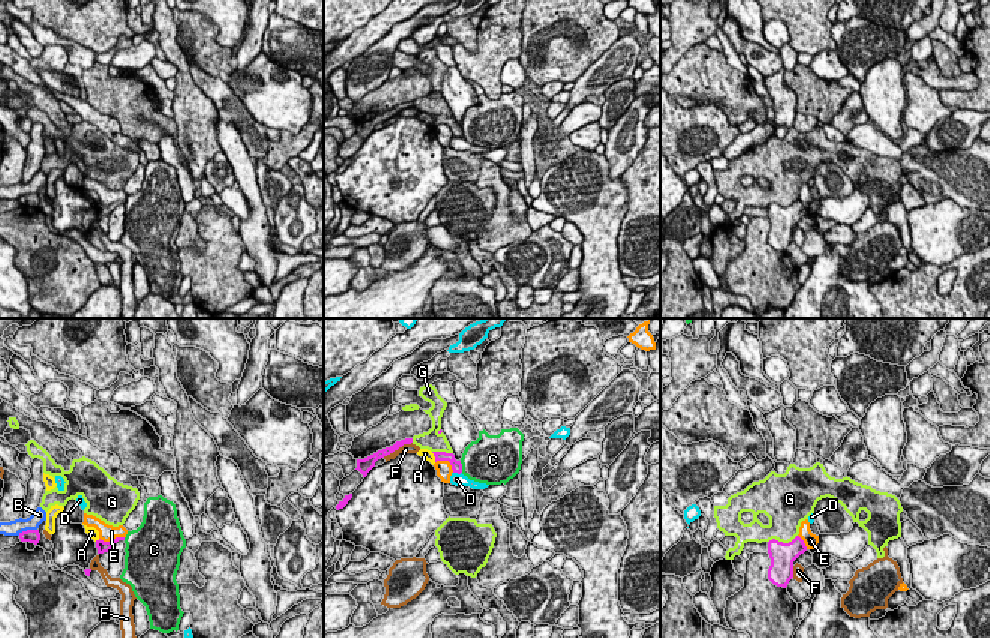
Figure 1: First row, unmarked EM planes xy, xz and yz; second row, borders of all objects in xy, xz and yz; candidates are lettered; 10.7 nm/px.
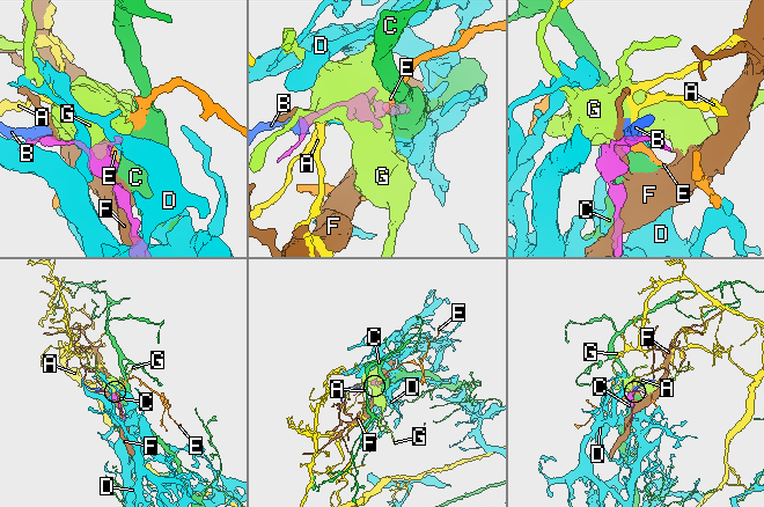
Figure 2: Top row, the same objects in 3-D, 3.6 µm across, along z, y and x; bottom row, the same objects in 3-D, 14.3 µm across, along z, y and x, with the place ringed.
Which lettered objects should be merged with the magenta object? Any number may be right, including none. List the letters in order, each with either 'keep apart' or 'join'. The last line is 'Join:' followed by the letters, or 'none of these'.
A: keep apart
B: keep apart
C: keep apart
D: keep apart
E: keep apart
F: keep apart
G: keep apart
Join: none of these

